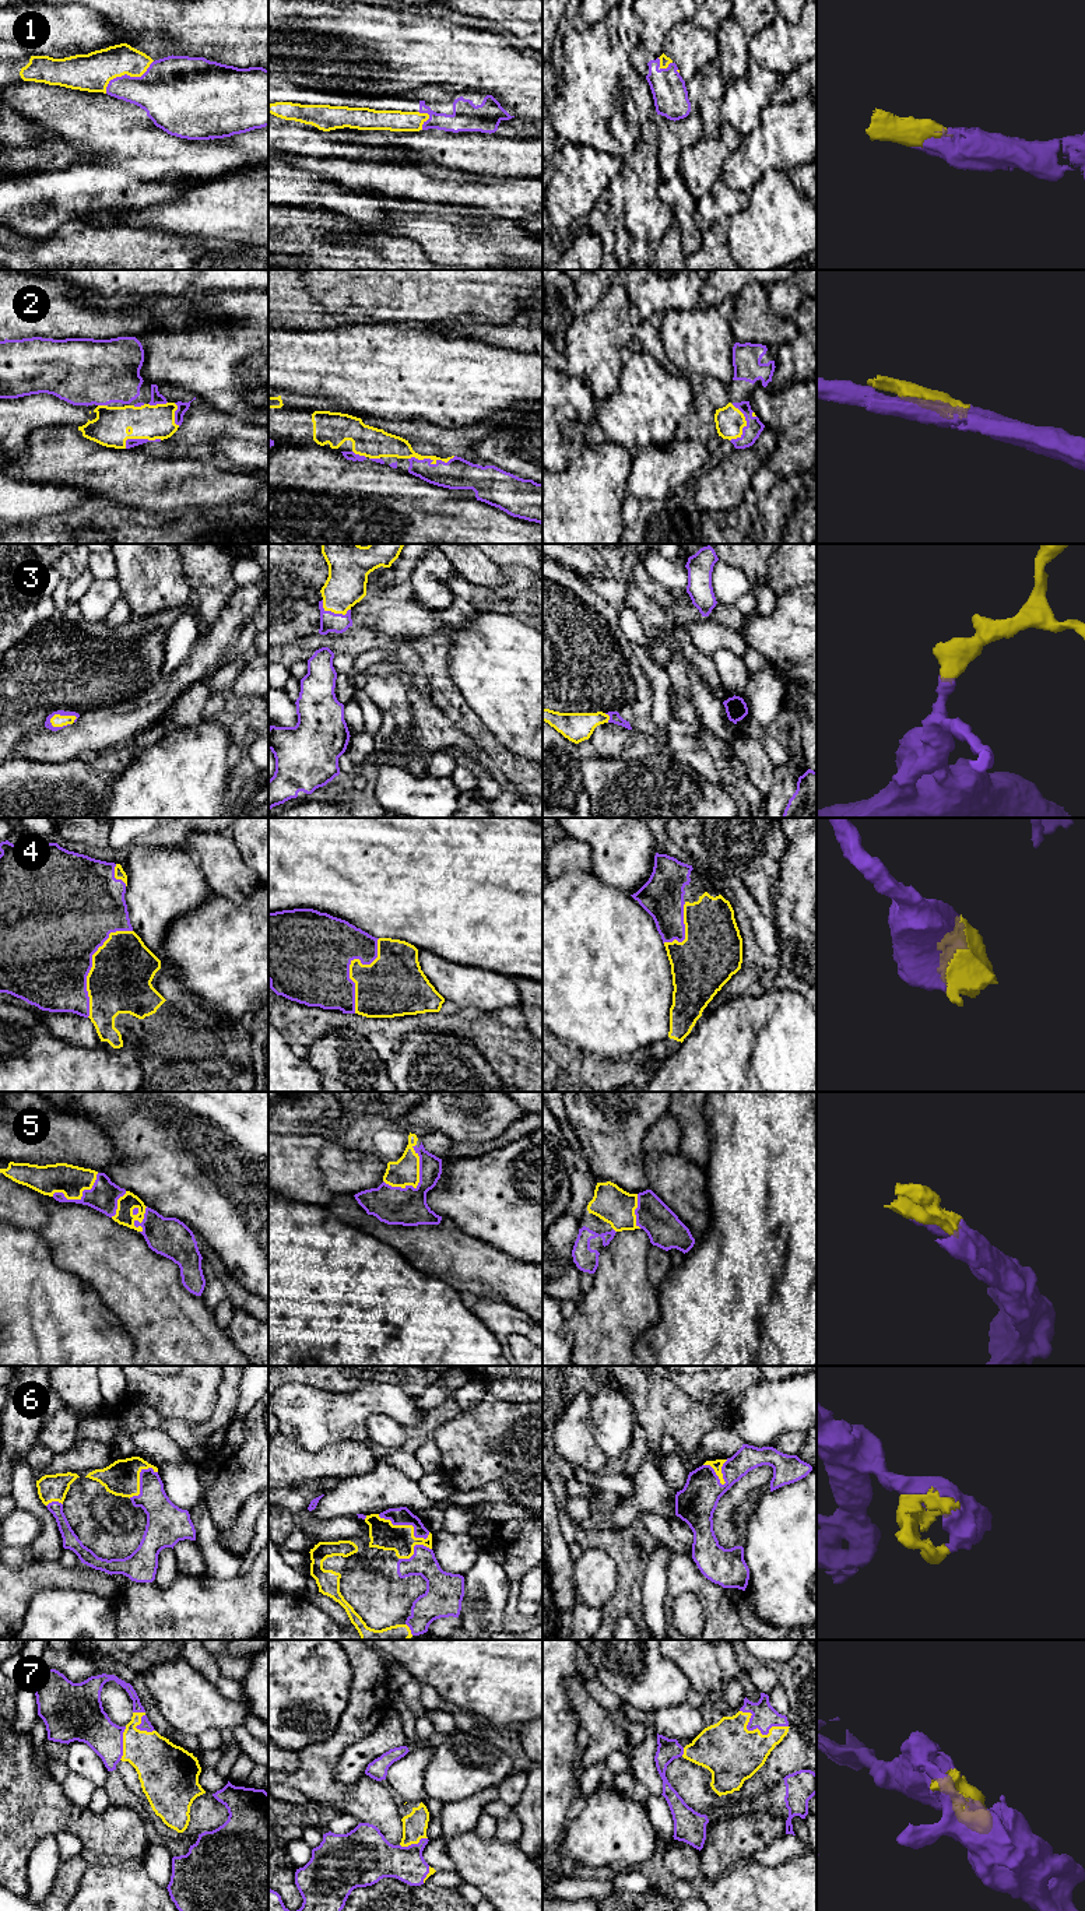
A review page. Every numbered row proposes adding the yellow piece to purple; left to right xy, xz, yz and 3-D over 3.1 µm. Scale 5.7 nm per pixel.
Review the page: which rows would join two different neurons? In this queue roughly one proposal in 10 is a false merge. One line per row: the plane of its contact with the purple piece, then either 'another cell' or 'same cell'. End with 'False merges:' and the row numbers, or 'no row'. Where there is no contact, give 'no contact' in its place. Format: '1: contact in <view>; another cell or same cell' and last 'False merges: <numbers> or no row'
1: contact in xy; same cell
2: contact in xz; same cell
3: contact in xy; same cell
4: contact in xy; same cell
5: contact in xz; same cell
6: contact in xz; same cell
7: contact in yz; same cell
False merges: no row

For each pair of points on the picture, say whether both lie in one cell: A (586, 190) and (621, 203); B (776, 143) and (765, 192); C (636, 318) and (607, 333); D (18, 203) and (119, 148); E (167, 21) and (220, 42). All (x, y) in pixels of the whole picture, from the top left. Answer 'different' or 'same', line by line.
A: different
B: different
C: different
D: same
E: same

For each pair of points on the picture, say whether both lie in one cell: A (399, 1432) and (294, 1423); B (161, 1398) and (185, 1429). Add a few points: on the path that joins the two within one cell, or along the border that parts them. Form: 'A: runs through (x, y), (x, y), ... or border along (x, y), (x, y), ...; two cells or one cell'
A: border along (399, 1423), (372, 1414), (367, 1421), (368, 1440); two cells
B: border along (148, 1405), (165, 1418), (193, 1423), (210, 1416); two cells

